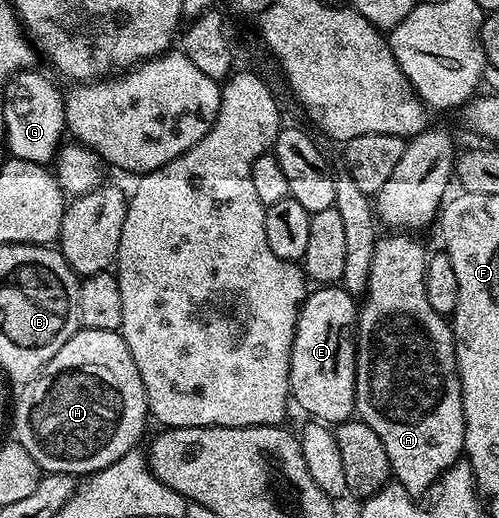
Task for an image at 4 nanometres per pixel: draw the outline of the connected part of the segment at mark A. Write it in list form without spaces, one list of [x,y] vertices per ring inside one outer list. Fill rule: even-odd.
[[[388,234],[392,236],[381,235],[374,246],[374,256],[370,262],[370,276],[368,278],[368,288],[364,291],[362,303],[358,308],[358,319],[356,322],[356,406],[355,415],[378,438],[382,438],[382,446],[386,446],[386,458],[390,458],[392,467],[392,476],[395,483],[404,487],[410,494],[424,492],[433,487],[439,481],[440,477],[447,472],[451,464],[461,459],[464,451],[464,411],[462,410],[462,386],[458,378],[458,366],[456,365],[456,339],[452,333],[452,325],[438,310],[430,306],[426,299],[426,262],[429,253],[424,252],[424,248],[415,240],[412,234]]]

